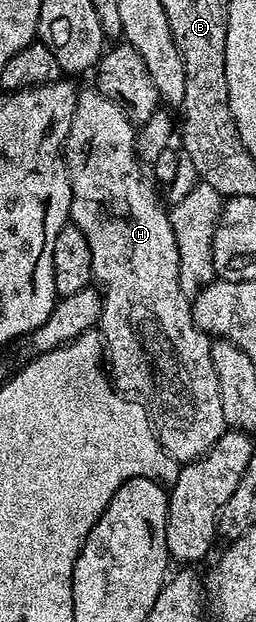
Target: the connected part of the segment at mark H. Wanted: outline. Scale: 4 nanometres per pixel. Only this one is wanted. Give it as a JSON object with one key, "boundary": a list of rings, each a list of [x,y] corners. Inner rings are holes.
{"boundary":[[[95,86],[81,87],[77,91],[74,122],[70,122],[70,134],[64,143],[64,162],[68,166],[68,177],[72,183],[70,220],[71,223],[78,226],[78,230],[82,230],[82,234],[86,234],[86,242],[90,242],[92,279],[102,289],[103,300],[98,331],[100,339],[104,342],[110,379],[117,389],[127,390],[129,393],[135,394],[140,403],[147,408],[148,416],[152,419],[152,426],[156,430],[156,437],[159,438],[160,445],[176,460],[191,462],[208,453],[218,442],[218,438],[222,438],[222,434],[226,430],[224,415],[222,414],[222,394],[218,394],[218,374],[214,370],[214,362],[210,358],[212,340],[208,333],[203,332],[194,322],[190,299],[180,289],[179,248],[178,242],[175,240],[174,230],[171,229],[169,209],[160,205],[160,200],[156,197],[156,188],[152,185],[151,178],[144,173],[145,165],[136,154],[136,134],[137,129],[128,121],[124,111],[106,94],[102,94],[99,88]]]}

